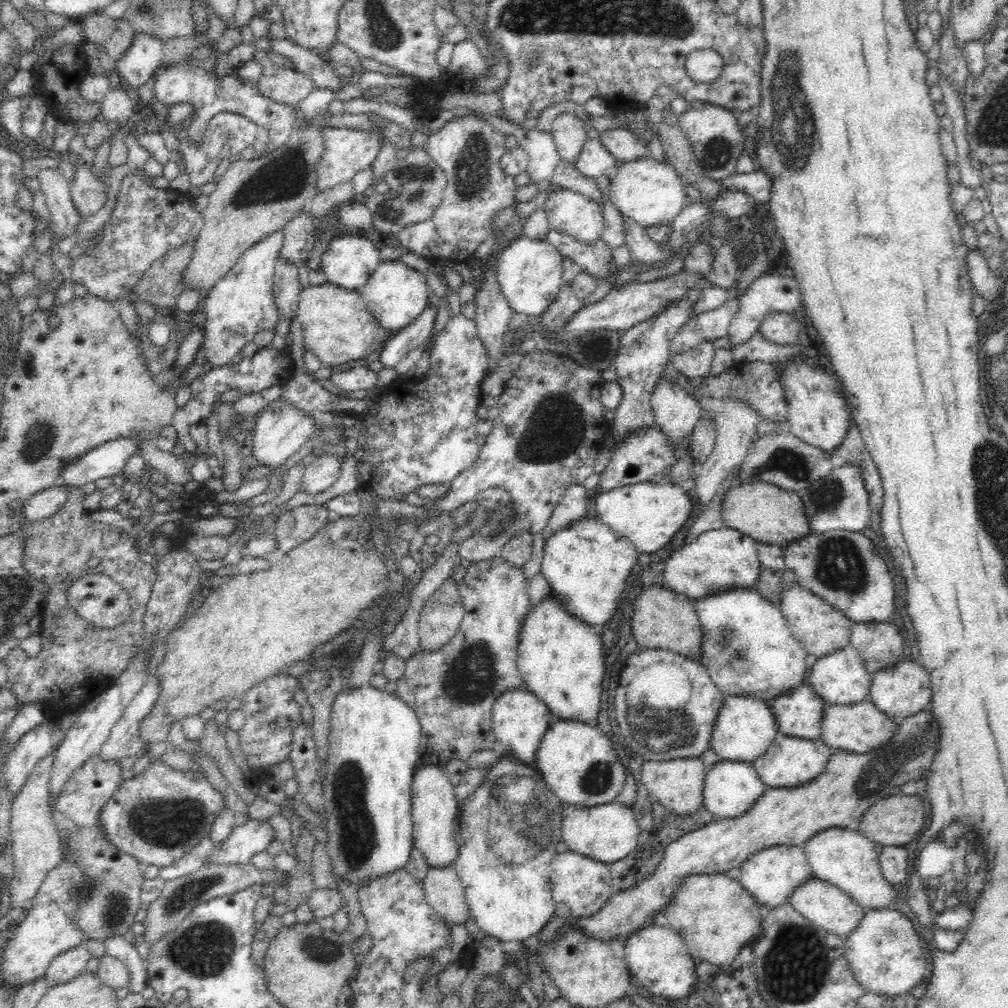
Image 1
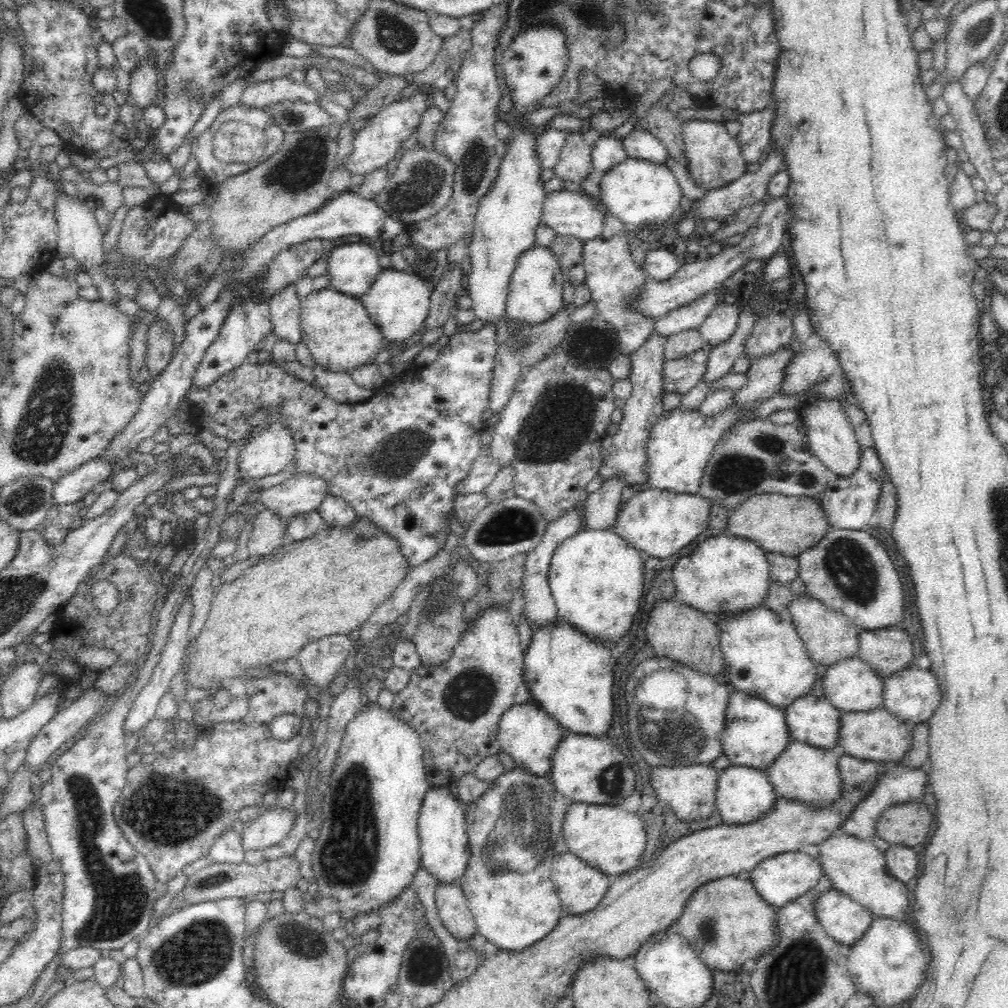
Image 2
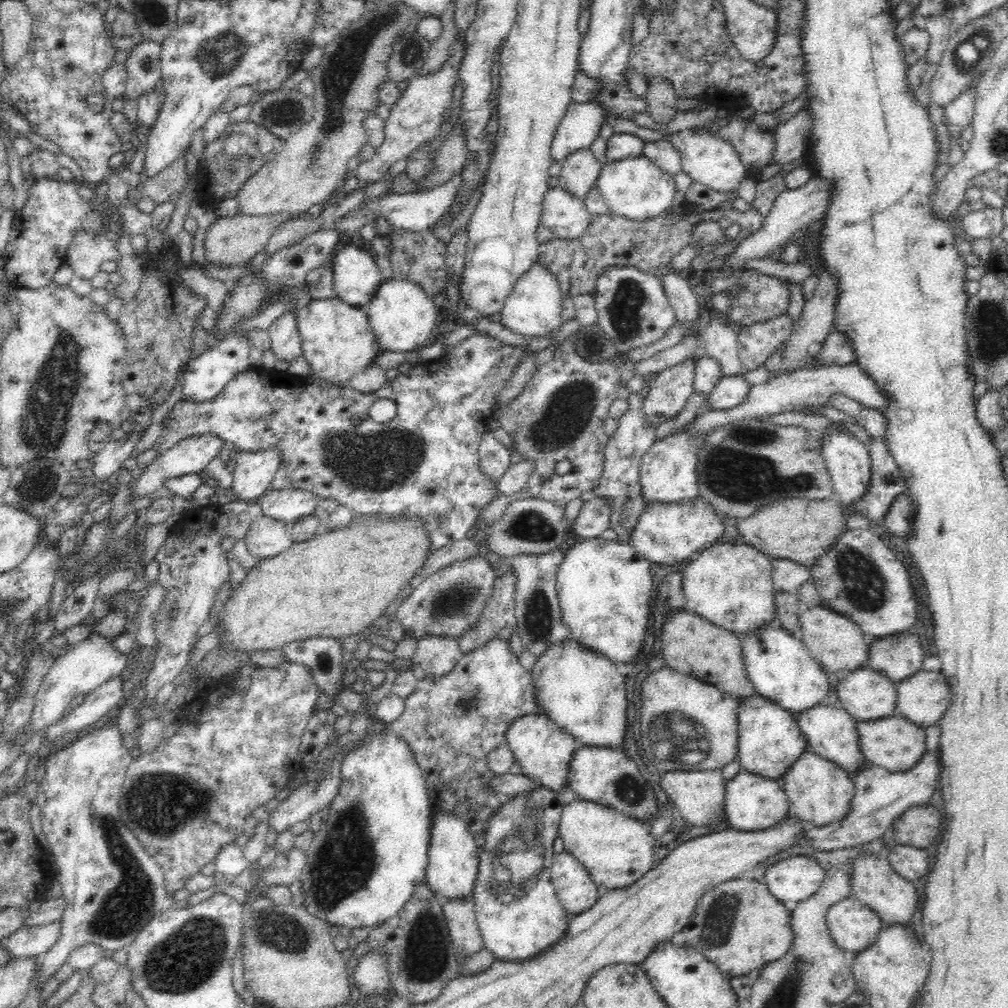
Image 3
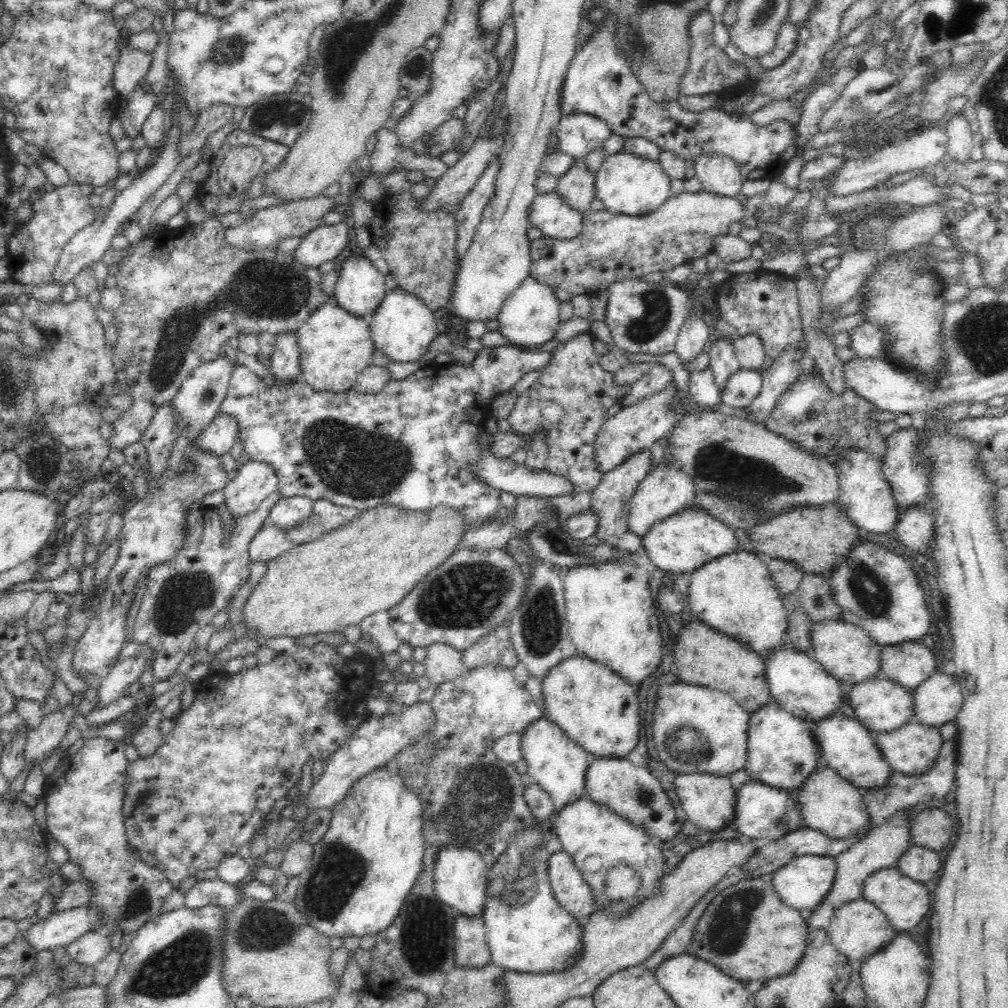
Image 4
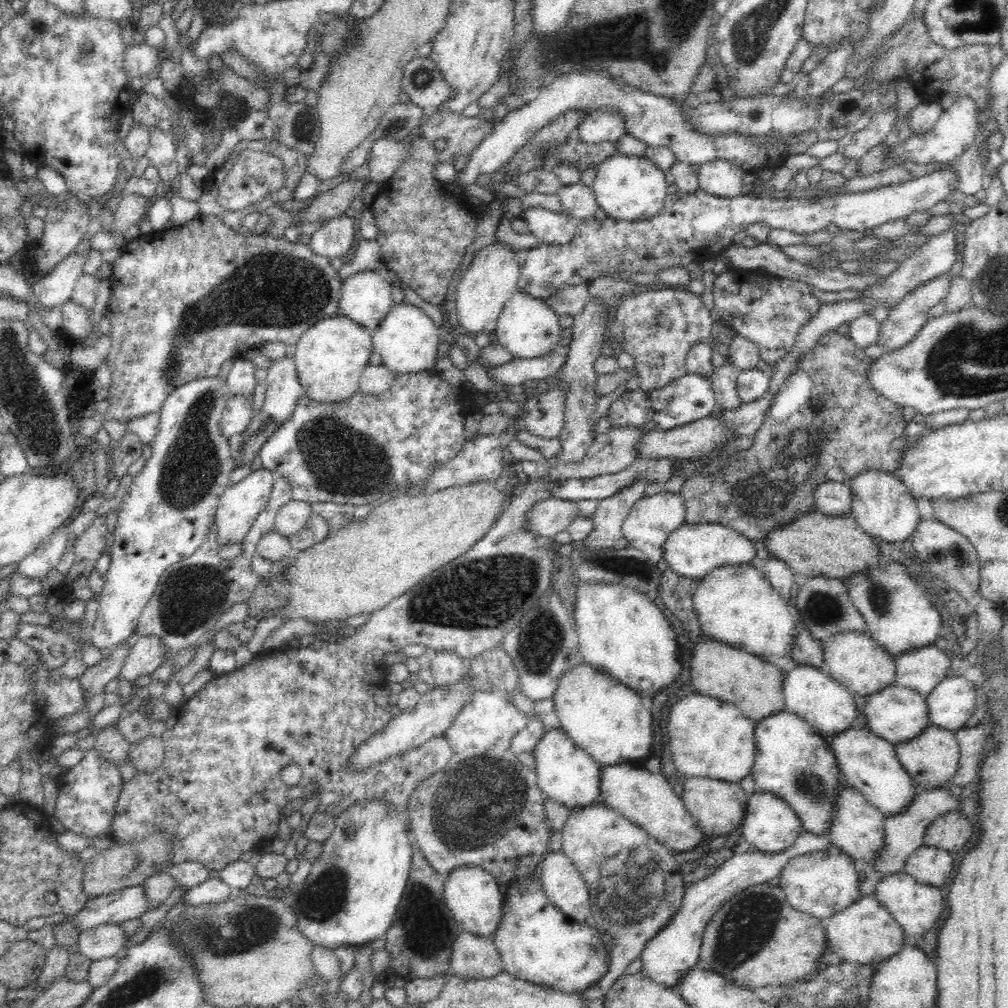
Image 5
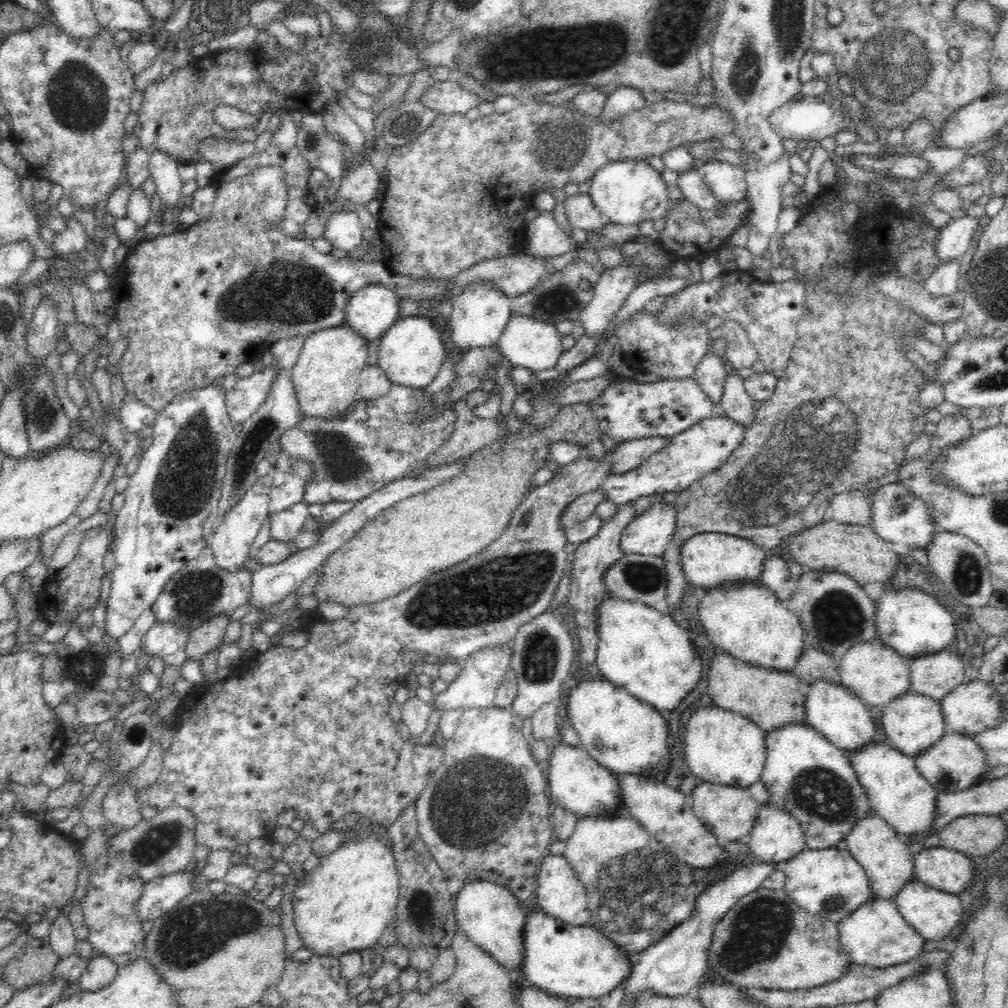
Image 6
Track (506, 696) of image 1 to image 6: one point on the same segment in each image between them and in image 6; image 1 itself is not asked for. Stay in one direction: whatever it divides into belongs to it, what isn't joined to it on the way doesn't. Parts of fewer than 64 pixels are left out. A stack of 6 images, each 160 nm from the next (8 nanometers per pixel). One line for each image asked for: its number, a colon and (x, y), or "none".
2: (527, 732)
3: (543, 750)
4: (555, 762)
5: (565, 773)
6: (576, 781)

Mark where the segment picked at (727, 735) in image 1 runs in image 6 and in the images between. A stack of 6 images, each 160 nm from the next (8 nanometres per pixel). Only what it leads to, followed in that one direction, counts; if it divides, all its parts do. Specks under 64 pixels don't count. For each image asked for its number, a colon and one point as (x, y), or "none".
2: (755, 732)
3: (769, 740)
4: (781, 751)
5: (792, 760)
6: (803, 773)

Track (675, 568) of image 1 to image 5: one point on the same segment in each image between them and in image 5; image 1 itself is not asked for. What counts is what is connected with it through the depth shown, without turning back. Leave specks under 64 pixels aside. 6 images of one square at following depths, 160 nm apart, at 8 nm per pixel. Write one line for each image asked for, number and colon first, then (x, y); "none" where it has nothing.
2: (724, 574)
3: (729, 583)
4: (735, 593)
5: (735, 604)

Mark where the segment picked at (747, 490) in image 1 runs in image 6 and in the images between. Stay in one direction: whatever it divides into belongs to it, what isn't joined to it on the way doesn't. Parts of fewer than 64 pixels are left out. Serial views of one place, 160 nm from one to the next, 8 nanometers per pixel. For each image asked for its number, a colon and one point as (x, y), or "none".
2: (788, 525)
3: (799, 529)
4: (815, 538)
5: (836, 547)
6: (855, 550)

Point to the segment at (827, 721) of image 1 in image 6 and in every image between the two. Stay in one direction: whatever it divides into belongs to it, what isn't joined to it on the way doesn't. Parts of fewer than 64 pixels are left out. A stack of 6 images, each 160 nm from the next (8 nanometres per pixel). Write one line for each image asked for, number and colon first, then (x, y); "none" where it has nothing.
2: (876, 734)
3: (894, 743)
4: (911, 749)
5: (930, 758)
6: (954, 762)

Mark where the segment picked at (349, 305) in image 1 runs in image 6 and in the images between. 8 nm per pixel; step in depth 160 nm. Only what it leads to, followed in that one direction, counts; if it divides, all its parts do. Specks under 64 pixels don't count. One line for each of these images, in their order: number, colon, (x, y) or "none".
2: (337, 329)
3: (338, 342)
4: (335, 346)
5: (330, 356)
6: (326, 375)

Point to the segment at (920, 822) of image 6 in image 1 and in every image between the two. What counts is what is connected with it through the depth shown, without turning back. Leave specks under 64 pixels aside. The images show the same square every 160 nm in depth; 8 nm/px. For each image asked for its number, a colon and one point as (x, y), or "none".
1: (797, 711)
2: (814, 720)
3: (829, 730)
4: (846, 745)
5: (868, 762)

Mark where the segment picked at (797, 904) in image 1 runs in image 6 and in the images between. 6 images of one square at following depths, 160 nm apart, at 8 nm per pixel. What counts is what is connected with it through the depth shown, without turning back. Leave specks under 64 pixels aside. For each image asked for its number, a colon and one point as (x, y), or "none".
2: (844, 920)
3: (853, 927)
4: (858, 929)
5: (865, 932)
6: (876, 935)

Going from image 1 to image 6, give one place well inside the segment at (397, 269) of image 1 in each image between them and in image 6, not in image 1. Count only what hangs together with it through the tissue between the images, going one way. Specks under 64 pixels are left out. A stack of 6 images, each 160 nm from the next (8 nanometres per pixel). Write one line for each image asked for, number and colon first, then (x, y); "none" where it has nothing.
2: (398, 301)
3: (402, 315)
4: (402, 326)
5: (406, 339)
6: (411, 351)

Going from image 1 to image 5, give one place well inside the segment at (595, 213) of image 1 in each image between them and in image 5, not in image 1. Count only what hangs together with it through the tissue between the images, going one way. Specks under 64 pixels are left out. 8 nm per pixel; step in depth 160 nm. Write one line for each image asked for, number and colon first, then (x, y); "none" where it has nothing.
2: (571, 213)
3: (567, 216)
4: (549, 212)
5: (553, 227)

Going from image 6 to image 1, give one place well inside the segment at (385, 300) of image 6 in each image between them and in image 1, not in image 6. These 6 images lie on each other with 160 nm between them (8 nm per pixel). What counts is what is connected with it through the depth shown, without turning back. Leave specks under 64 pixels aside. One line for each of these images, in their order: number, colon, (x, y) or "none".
1: (350, 258)
2: (351, 268)
3: (356, 277)
4: (359, 289)
5: (364, 297)

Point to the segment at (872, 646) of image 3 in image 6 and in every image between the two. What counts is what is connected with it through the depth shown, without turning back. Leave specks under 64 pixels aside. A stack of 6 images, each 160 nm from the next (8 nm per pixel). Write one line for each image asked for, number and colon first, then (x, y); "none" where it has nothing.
4: (907, 663)
5: (920, 669)
6: (933, 675)

